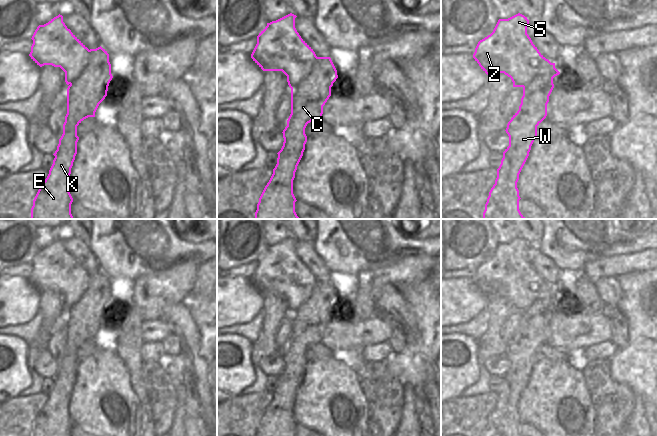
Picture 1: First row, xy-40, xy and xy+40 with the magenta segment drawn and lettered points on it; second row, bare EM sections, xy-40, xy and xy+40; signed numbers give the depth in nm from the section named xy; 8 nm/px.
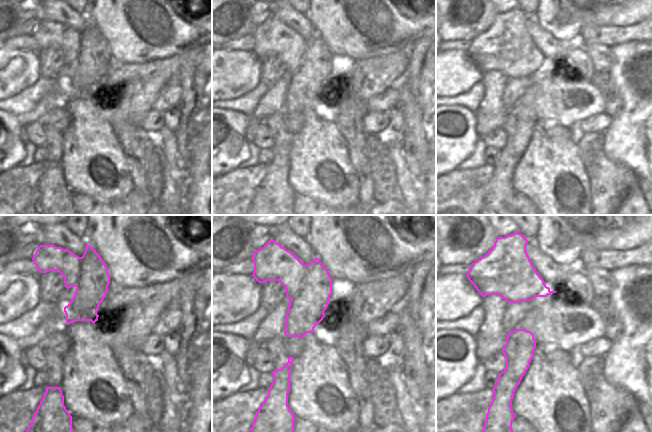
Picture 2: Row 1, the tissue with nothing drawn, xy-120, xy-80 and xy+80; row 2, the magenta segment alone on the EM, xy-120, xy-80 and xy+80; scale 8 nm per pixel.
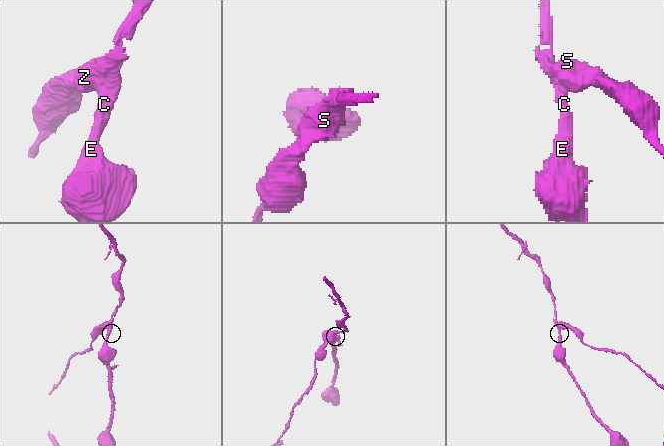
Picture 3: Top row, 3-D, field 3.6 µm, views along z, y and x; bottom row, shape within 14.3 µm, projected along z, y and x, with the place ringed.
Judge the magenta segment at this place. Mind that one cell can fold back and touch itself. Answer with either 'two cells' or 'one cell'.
two cells

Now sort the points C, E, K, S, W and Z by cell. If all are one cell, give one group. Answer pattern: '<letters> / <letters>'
C E K W / S Z

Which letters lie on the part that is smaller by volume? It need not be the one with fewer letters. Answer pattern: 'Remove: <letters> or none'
Remove: S, Z

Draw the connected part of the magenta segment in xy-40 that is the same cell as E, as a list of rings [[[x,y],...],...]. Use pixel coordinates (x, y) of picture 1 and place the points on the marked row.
[[[101,46],[90,49],[89,62],[85,70],[67,88],[67,114],[63,124],[63,134],[59,139],[53,164],[49,174],[39,188],[31,208],[30,219],[74,219],[71,214],[73,198],[69,192],[69,176],[77,154],[77,126],[88,117],[95,117],[99,104],[107,96],[108,86],[113,76],[109,54]]]

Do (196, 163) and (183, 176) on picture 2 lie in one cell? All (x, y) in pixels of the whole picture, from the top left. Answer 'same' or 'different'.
different

